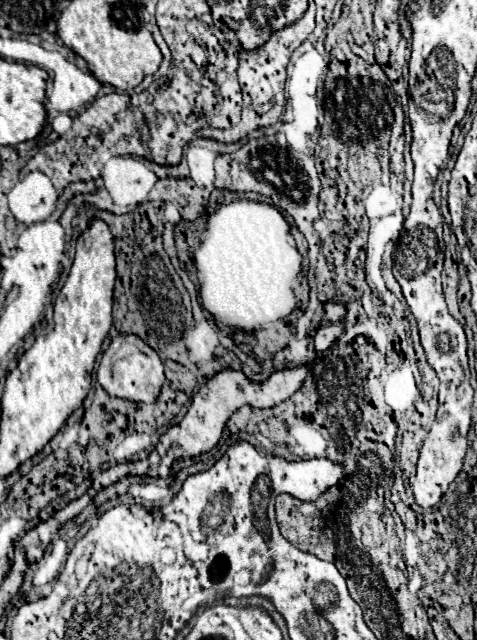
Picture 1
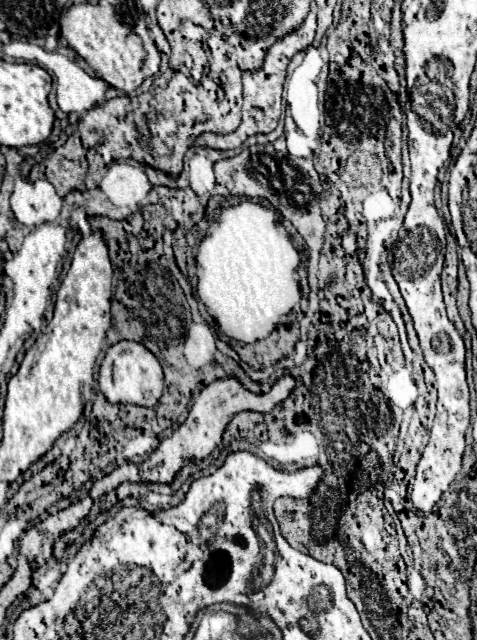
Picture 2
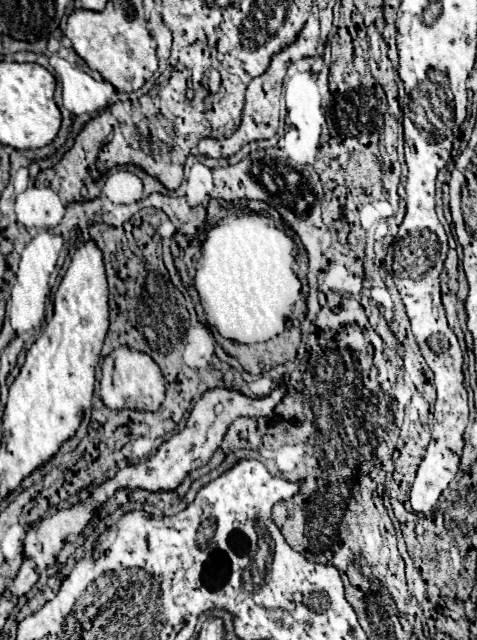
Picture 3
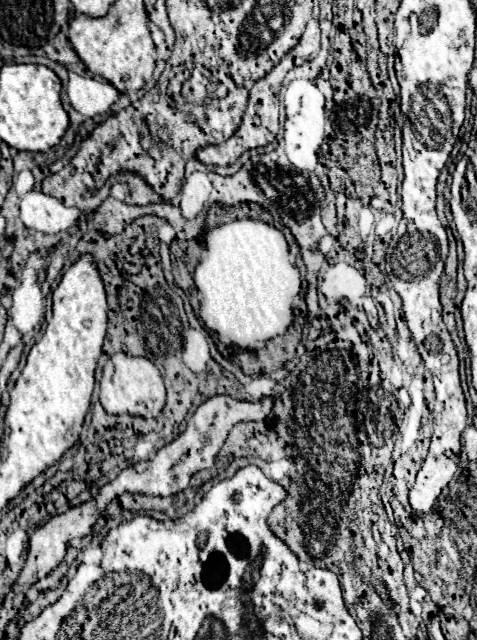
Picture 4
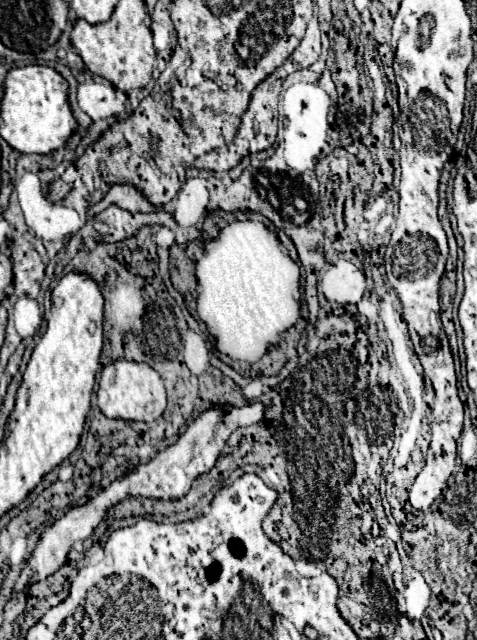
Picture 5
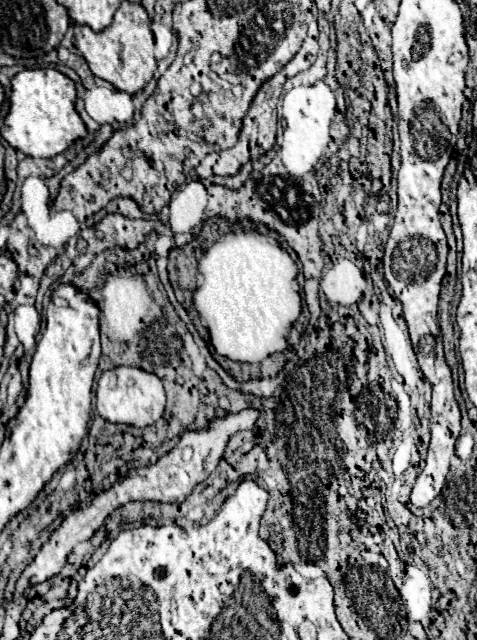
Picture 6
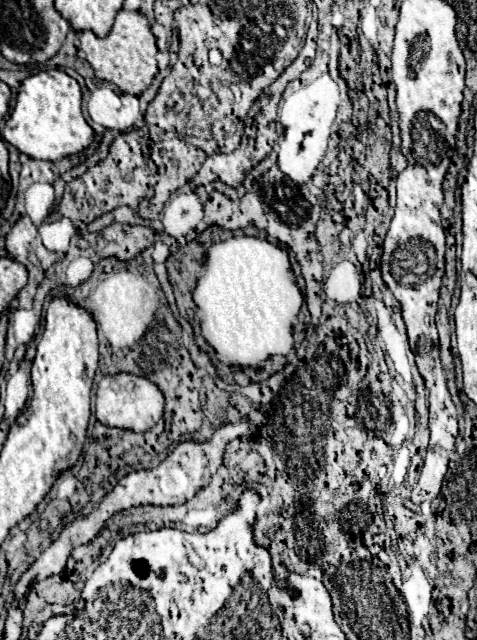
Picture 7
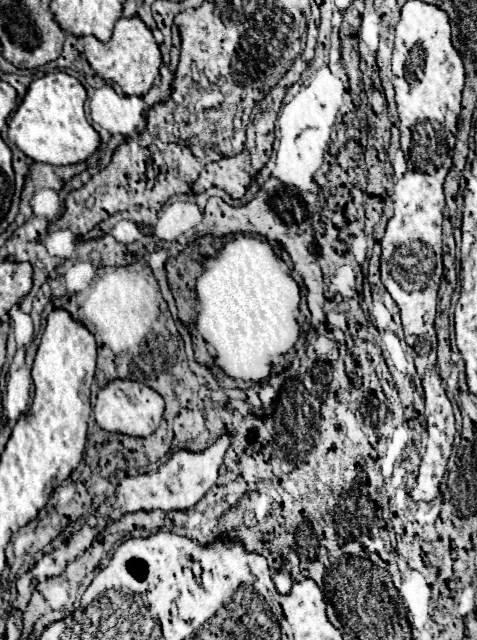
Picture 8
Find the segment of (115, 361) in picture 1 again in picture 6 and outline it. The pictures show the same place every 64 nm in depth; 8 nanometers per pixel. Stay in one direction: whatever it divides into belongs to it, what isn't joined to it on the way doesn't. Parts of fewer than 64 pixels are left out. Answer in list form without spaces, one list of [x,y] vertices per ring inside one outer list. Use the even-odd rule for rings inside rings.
[[[116,366],[112,370],[102,372],[96,388],[96,412],[108,420],[108,422],[120,422],[120,424],[132,424],[132,426],[148,426],[154,424],[158,418],[162,418],[166,406],[166,394],[162,380],[152,374],[144,372],[142,368],[132,366]]]

